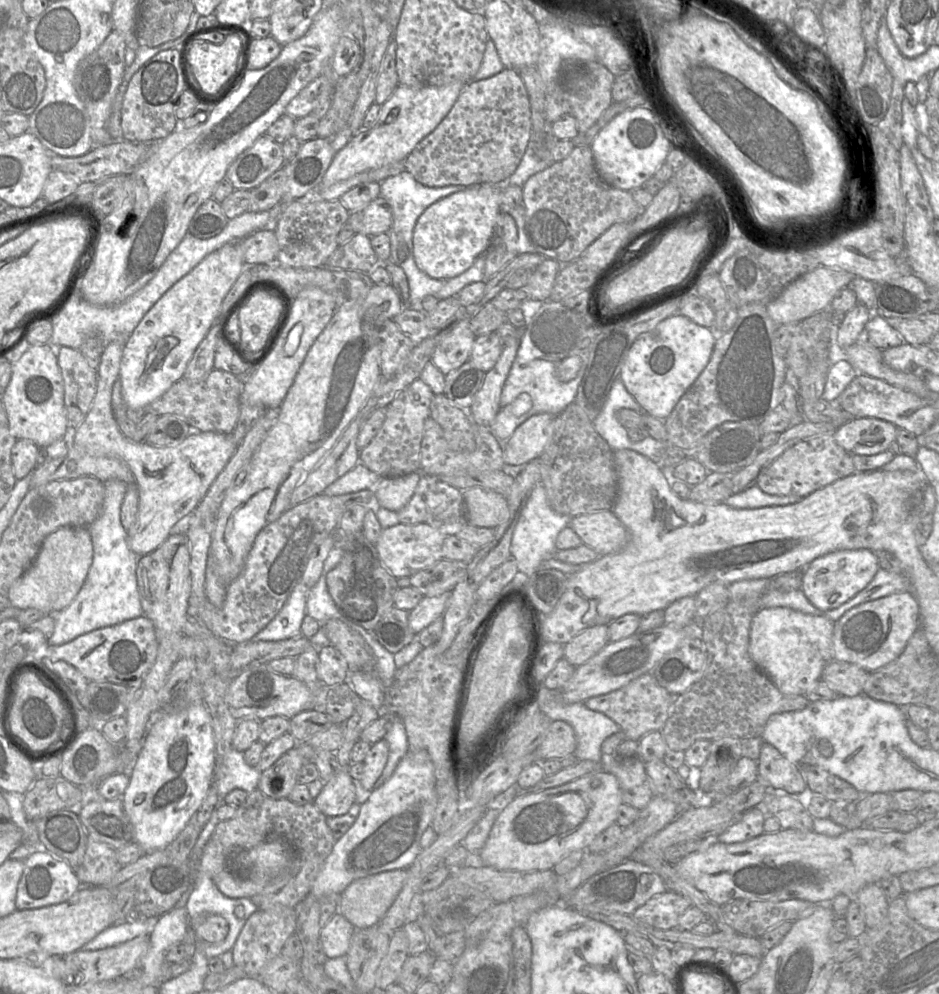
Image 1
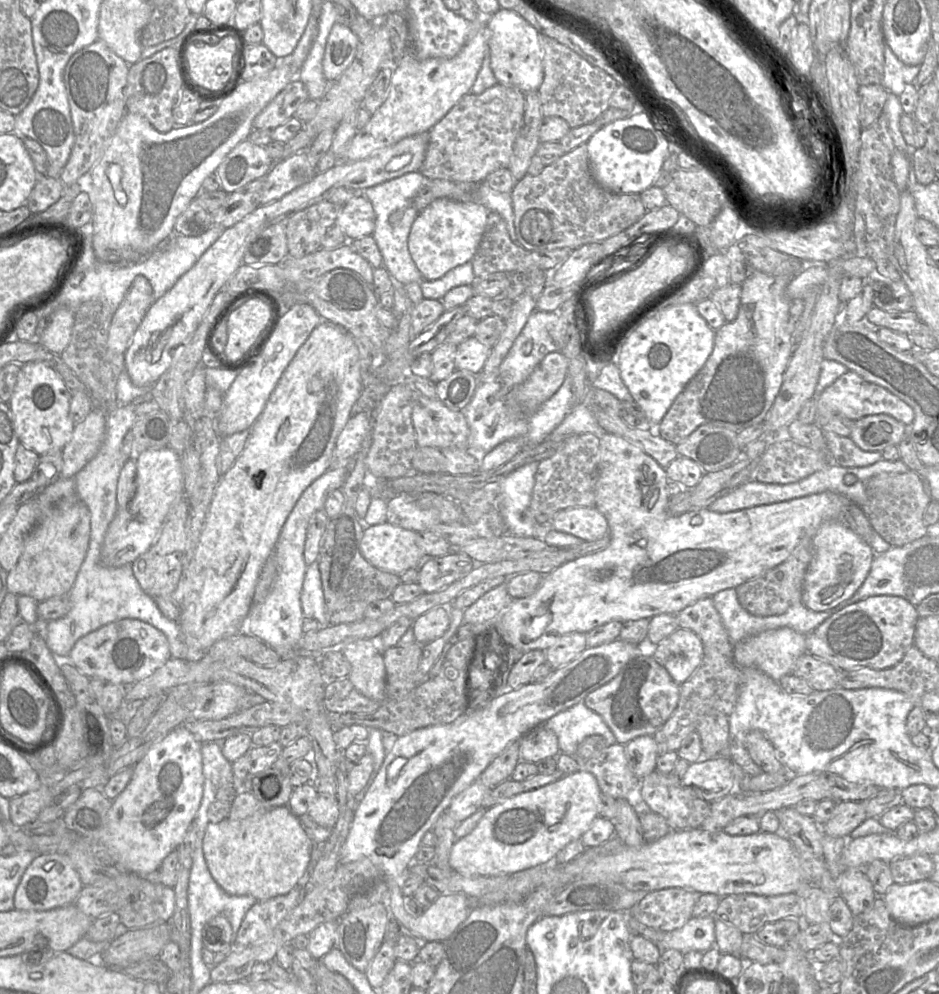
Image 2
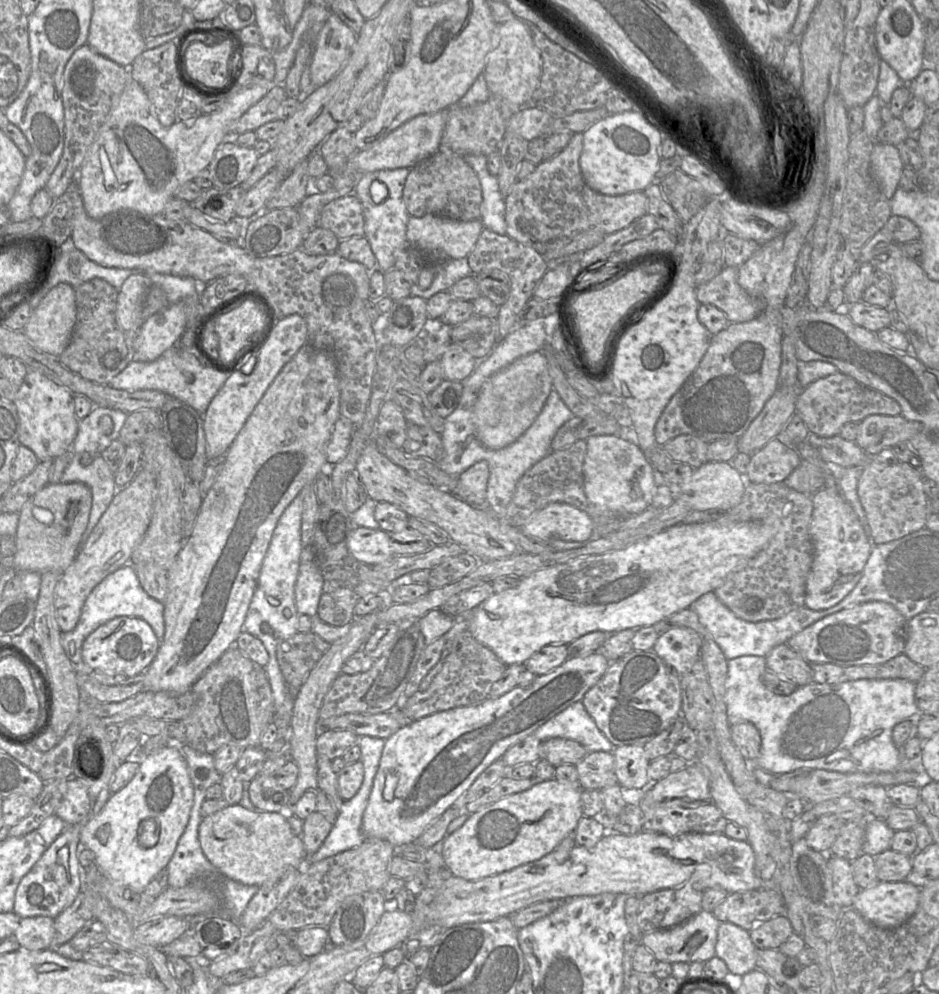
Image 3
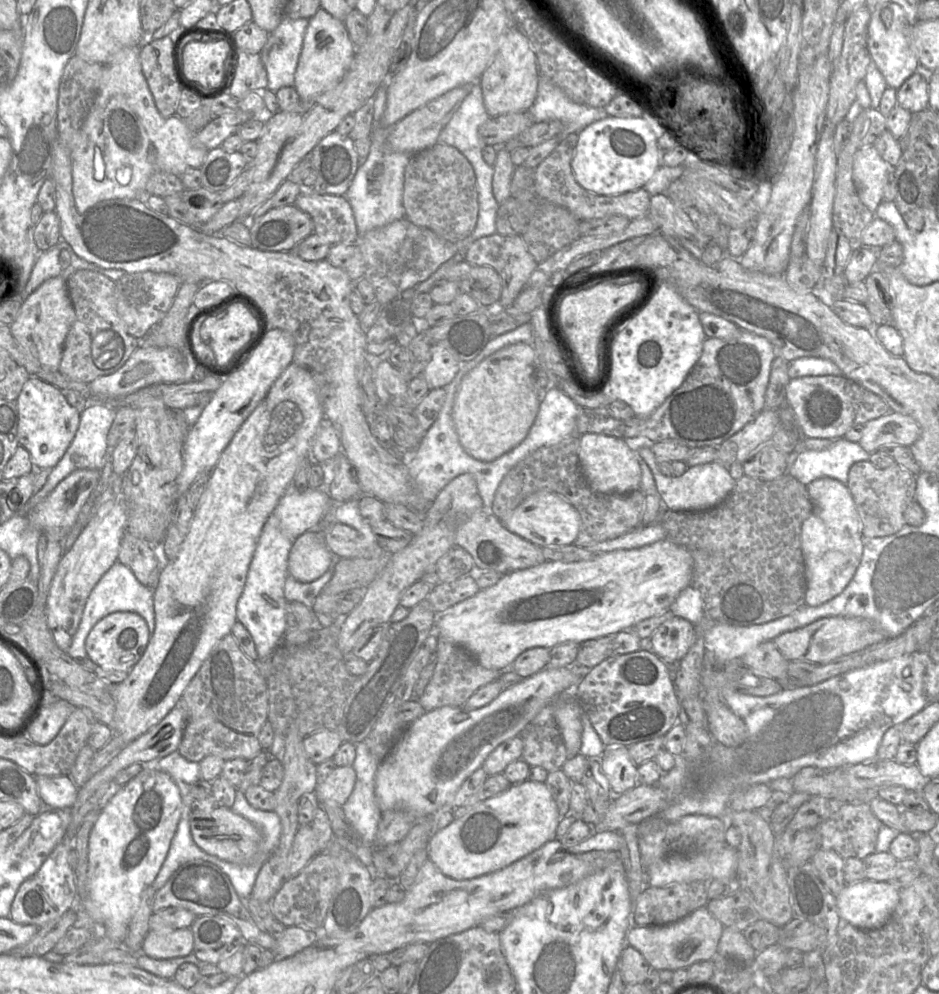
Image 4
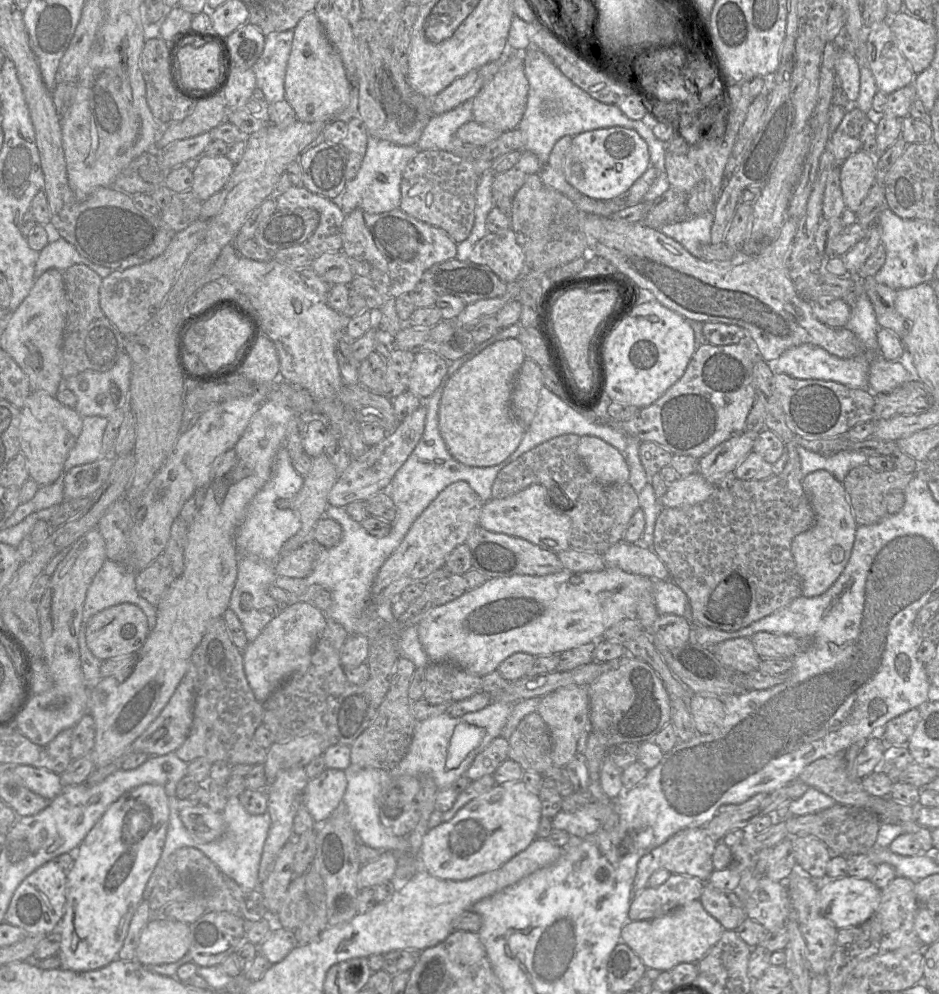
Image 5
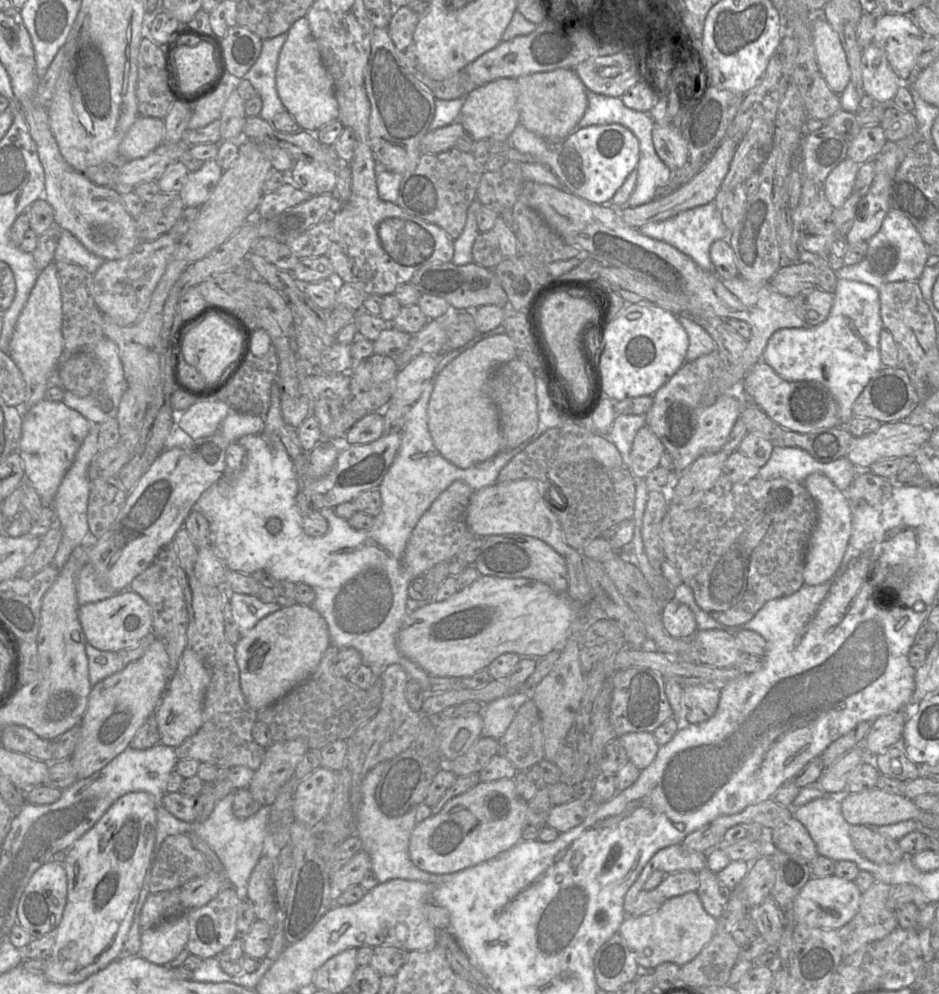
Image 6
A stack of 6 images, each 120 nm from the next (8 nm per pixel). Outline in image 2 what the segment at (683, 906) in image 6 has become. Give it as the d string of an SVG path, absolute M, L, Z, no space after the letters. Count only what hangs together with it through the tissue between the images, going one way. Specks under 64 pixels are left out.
M715 916L691 917L687 923L670 932L666 932L657 945L662 950L675 949L683 954L690 951L706 952L715 946Z

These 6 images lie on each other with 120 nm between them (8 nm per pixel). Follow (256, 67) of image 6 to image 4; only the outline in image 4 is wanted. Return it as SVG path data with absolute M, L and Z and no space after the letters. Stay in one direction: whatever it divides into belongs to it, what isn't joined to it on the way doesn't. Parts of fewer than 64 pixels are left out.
M284 16L278 27L269 33L268 40L259 53L267 72L268 90L276 93L282 87L294 85L294 75L302 50L308 21L309 19L305 18L292 19Z

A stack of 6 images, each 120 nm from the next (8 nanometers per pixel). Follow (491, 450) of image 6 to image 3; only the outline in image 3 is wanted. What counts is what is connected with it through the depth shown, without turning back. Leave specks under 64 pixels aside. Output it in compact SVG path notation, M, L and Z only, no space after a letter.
M541 351L523 356L498 371L482 384L474 405L478 439L490 449L512 444L536 420L552 390L547 359Z

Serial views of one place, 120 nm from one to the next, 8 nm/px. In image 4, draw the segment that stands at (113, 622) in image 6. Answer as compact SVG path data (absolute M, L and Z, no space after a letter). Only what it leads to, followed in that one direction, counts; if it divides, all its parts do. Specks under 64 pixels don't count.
M114 612L95 624L89 632L85 648L91 661L105 668L130 670L143 655L150 639L146 621L135 612Z

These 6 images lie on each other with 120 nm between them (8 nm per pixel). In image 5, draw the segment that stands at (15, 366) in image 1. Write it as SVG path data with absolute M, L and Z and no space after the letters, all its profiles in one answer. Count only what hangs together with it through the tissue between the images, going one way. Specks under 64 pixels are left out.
M31 391L23 407L20 409L20 451L27 461L30 478L40 487L57 480L70 450L75 445L82 430L82 416L74 409L69 408L44 391Z

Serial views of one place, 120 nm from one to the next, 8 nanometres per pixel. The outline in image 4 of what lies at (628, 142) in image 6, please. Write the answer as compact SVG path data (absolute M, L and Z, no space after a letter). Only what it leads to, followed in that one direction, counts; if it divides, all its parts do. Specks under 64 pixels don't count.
M607 116L578 133L571 168L577 183L600 196L614 196L643 188L661 166L657 137L642 117Z

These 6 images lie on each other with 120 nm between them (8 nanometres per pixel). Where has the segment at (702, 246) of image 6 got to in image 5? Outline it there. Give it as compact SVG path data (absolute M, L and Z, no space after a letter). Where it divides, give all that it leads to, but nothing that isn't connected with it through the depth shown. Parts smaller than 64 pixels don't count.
M710 211L688 219L668 222L660 230L680 243L690 254L701 258L701 246L711 243L713 219L713 212Z

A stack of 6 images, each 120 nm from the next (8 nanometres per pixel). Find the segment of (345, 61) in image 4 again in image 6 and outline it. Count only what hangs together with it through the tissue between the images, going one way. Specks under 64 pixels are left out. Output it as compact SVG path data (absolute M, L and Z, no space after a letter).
M306 16L296 20L287 32L277 64L276 89L285 109L301 130L315 133L338 117L339 108L333 79L322 62L318 45Z

